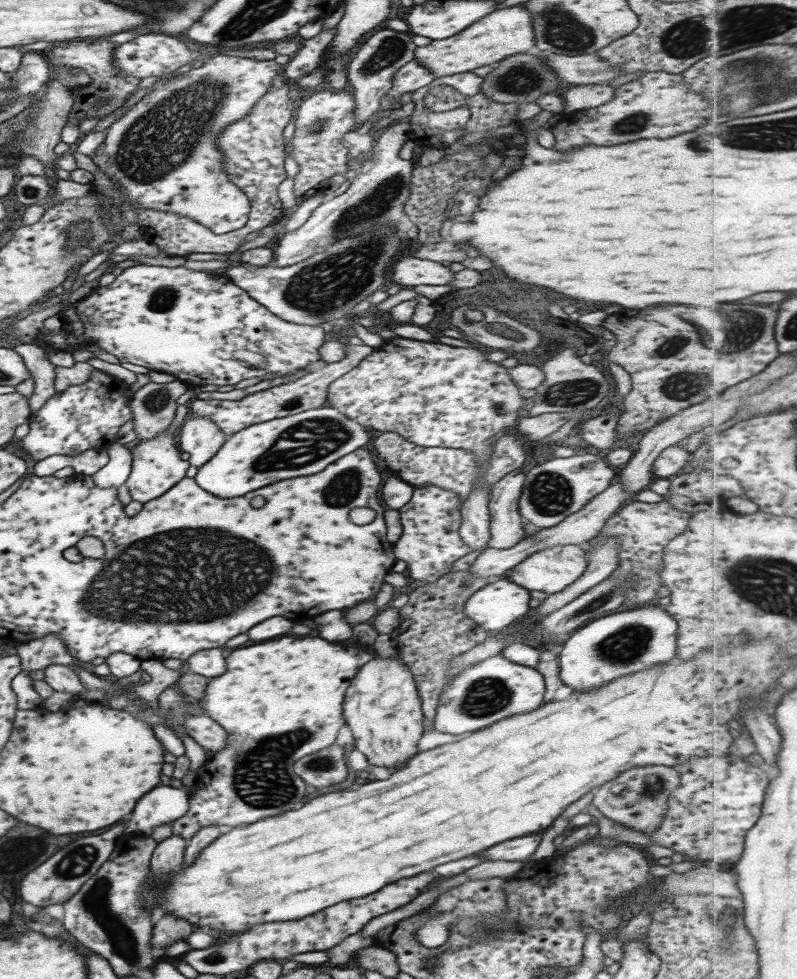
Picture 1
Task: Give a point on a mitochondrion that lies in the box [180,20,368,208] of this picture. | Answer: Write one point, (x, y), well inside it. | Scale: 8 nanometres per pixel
(317, 128)

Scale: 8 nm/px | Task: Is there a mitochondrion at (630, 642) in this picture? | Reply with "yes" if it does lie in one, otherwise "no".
yes

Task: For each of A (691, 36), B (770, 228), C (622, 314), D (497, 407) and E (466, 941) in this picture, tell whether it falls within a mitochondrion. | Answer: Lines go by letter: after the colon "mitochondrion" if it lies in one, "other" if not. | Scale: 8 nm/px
A: mitochondrion
B: other
C: other
D: mitochondrion
E: mitochondrion

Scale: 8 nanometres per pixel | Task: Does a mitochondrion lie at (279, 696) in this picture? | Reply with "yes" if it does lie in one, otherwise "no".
no

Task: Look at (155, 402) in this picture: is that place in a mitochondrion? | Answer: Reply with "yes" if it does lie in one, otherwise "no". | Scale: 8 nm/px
yes

